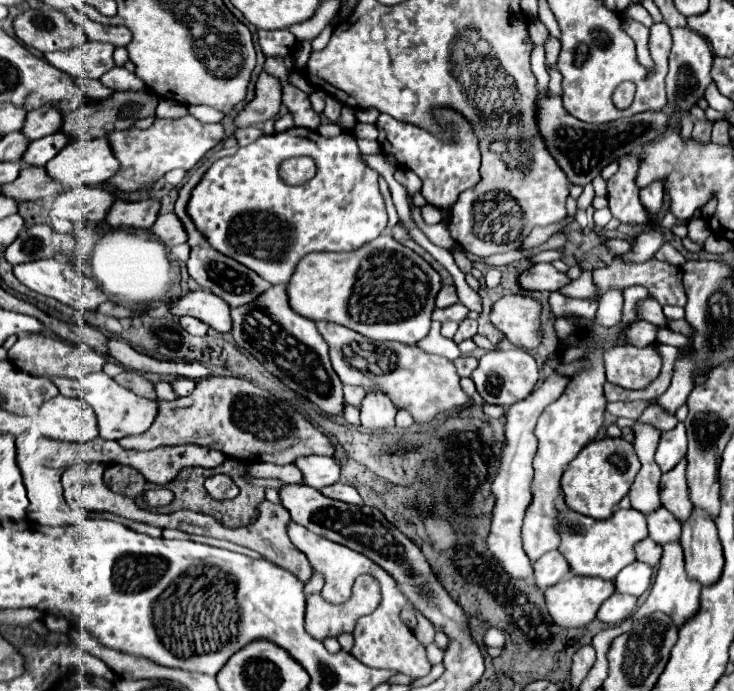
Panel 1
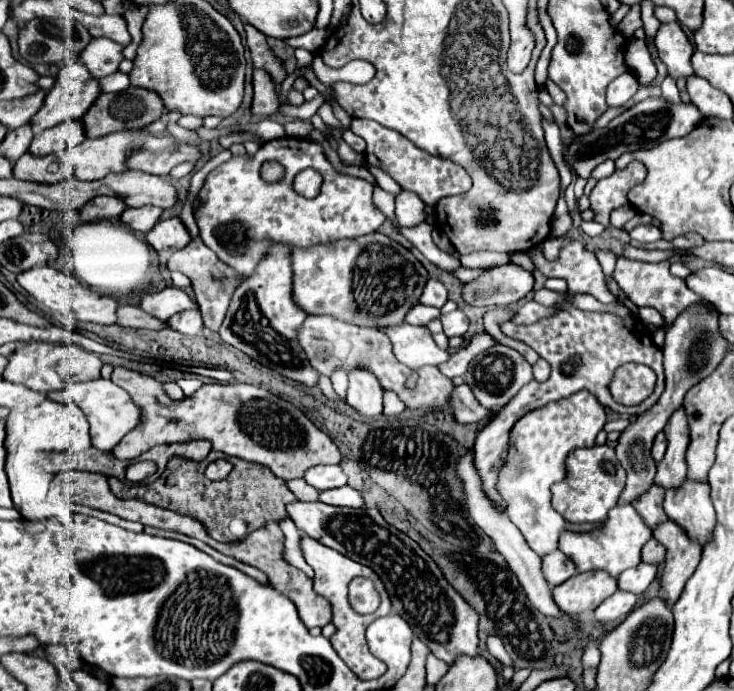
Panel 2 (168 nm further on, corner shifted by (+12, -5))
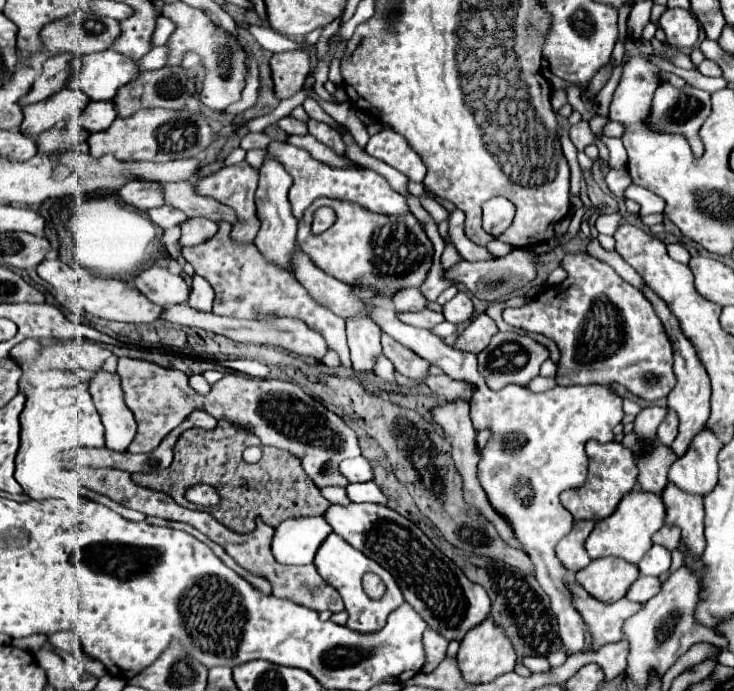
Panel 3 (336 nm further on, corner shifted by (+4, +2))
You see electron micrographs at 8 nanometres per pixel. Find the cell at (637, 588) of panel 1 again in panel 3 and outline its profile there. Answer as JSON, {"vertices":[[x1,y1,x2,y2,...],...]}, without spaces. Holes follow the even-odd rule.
{"vertices":[[652,546,648,554,638,562,642,576,660,576,670,568,670,550,664,546]]}

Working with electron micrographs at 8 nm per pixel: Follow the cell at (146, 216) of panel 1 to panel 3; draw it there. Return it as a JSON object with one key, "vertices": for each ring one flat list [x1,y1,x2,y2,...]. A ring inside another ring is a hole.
{"vertices":[[160,206,160,208,152,208,152,210,146,210,148,218,158,224,160,228,172,228,172,226,178,226,180,222,186,220,186,214,182,214,180,210,172,208,172,206]]}

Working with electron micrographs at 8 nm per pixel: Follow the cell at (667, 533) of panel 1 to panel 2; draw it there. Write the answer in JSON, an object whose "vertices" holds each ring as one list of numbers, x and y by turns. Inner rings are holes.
{"vertices":[[656,483,648,491,644,491,640,497,636,497,632,501,632,505,644,517,644,521,646,521,646,525,650,529,654,529,666,517,664,509,662,509,662,501,664,501,664,489,660,485,656,485]]}

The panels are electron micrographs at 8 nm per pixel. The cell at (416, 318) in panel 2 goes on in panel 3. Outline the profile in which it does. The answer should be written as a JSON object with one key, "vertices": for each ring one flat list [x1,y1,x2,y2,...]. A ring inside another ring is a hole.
{"vertices":[[418,288,400,290,398,294,394,294,392,302,394,302,396,312,420,312,428,304,428,300,424,298,424,294,420,294]]}

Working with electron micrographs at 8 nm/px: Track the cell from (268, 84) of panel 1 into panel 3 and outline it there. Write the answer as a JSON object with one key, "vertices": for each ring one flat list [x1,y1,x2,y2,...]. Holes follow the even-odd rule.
{"vertices":[[304,50,280,52,272,56,270,70,272,70,276,98,286,100,302,88,304,78,310,72,310,60]]}

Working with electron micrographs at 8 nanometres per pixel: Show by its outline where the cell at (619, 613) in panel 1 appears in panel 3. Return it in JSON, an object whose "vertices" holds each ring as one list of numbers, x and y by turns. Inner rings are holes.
{"vertices":[[638,576,636,582,628,588,628,594,626,598,630,602,648,602,654,594,660,592,660,580,658,578,652,578,652,576]]}

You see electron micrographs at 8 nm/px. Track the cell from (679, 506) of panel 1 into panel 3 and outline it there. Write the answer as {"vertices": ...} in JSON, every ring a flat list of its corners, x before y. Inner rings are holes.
{"vertices":[[644,288,644,296,650,300,650,304,654,306,658,318,662,320,664,324,664,330,674,346,674,374,676,374,676,386,672,390,672,394,668,394,668,408,674,410,680,418,680,430,678,430,678,436,676,440,672,442,672,452,676,456,684,454,688,450,688,446,692,444,692,438,700,432,700,426,706,426,706,420,708,420,708,414,710,414,710,380,696,356,696,350,694,346,688,342,688,338,682,334,680,326,678,326,678,320,670,314,670,310,664,306,664,302,650,290,650,288]]}

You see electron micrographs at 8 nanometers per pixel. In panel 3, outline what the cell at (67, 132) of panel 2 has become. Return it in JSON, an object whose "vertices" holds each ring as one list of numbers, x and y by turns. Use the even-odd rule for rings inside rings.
{"vertices":[[110,100,106,102,90,102,78,118,72,118,72,120,66,120,66,126,70,122,76,122,78,126,84,126,84,130,88,132,100,132,100,130,106,130,112,120,116,118,116,110,114,110,114,104]]}

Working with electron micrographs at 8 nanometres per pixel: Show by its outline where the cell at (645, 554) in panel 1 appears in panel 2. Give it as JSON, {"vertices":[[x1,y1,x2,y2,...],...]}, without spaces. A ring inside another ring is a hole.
{"vertices":[[654,537,644,545,642,549,642,561,648,561,648,563,654,563,654,565,660,565,666,557,666,549,664,545,660,545]]}

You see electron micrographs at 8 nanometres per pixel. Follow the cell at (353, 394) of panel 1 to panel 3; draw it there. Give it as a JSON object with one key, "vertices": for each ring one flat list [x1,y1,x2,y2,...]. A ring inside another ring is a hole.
{"vertices":[[218,222,218,226,220,226,218,234,214,234,208,242,202,242,192,248,182,248,184,260,190,262,194,266,194,272,206,278,216,292,214,314,234,318,254,318,256,312,264,314,274,312,280,316,304,320,308,326,312,326,312,330,324,336,328,346,340,356,340,364,344,368,350,368,350,352,344,334,344,320,332,314,328,308,316,304,308,296,306,288,292,274,274,264,268,264,252,242,248,244,232,242,228,222]]}

